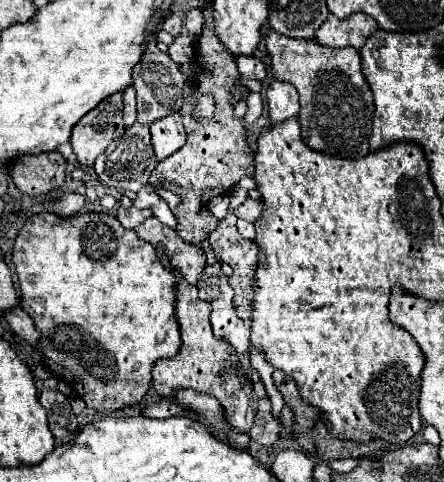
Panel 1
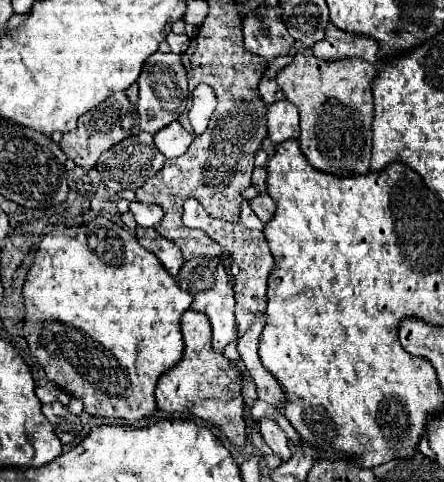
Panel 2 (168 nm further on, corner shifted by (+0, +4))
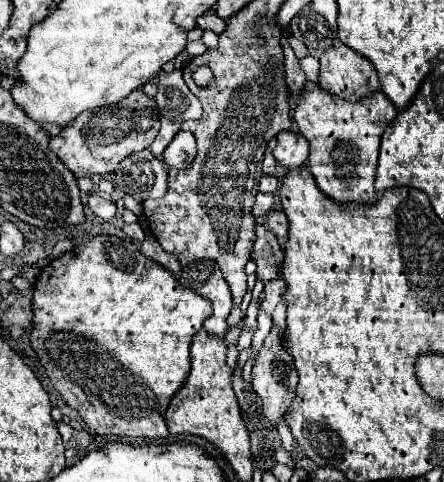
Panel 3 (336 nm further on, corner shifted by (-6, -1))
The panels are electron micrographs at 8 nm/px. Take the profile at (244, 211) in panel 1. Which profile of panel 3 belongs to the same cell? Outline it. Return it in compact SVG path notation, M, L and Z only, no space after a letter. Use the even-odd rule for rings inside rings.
M276 209L276 211L270 211L268 213L268 227L282 239L288 237L288 219L286 219L286 213Z

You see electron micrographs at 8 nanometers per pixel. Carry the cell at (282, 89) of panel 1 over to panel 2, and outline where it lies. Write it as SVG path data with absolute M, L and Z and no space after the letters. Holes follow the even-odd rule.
M274 102L266 110L268 136L272 144L280 144L288 138L298 138L298 108L292 102Z

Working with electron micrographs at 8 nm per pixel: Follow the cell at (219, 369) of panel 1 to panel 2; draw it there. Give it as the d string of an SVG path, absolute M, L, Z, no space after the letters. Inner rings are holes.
M186 310L180 320L184 336L184 356L182 360L166 370L156 386L156 404L164 412L190 412L198 418L224 430L228 440L242 448L246 444L246 424L244 424L244 398L242 398L242 376L240 370L224 354L212 350L212 330L208 316L204 312Z

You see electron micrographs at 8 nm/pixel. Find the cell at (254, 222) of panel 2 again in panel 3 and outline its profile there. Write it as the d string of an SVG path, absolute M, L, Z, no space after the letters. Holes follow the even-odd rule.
M258 193L256 195L256 203L254 203L254 209L252 209L256 223L264 221L264 215L272 209L272 203L274 203L274 195L270 195L270 193Z

